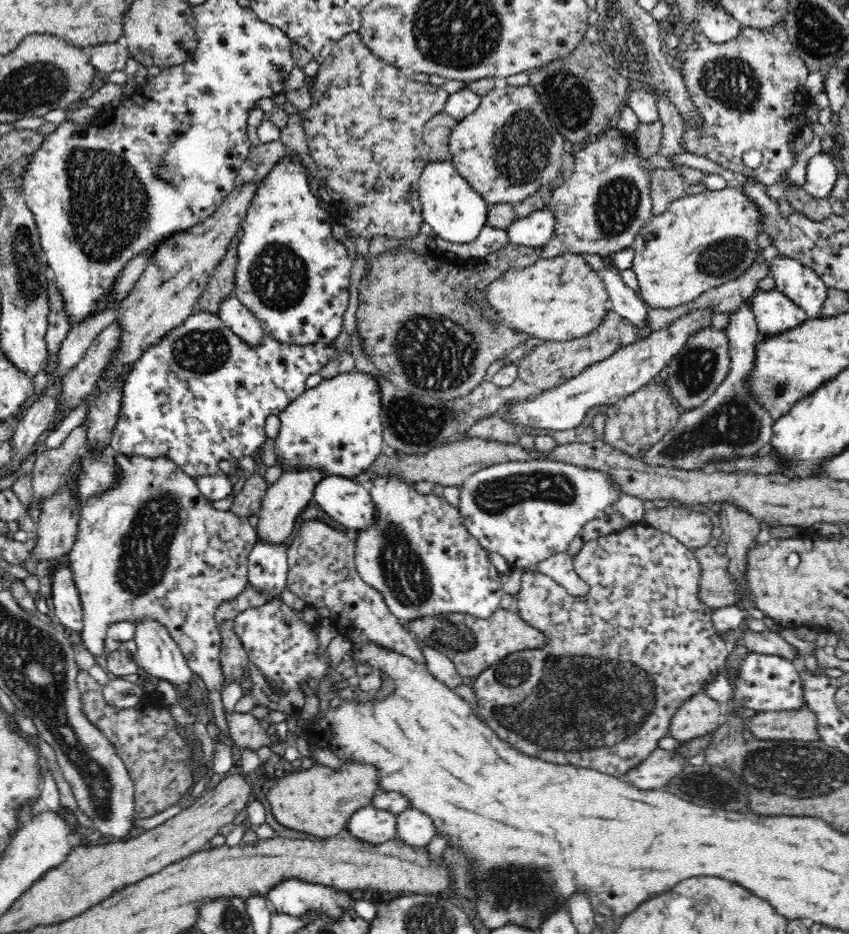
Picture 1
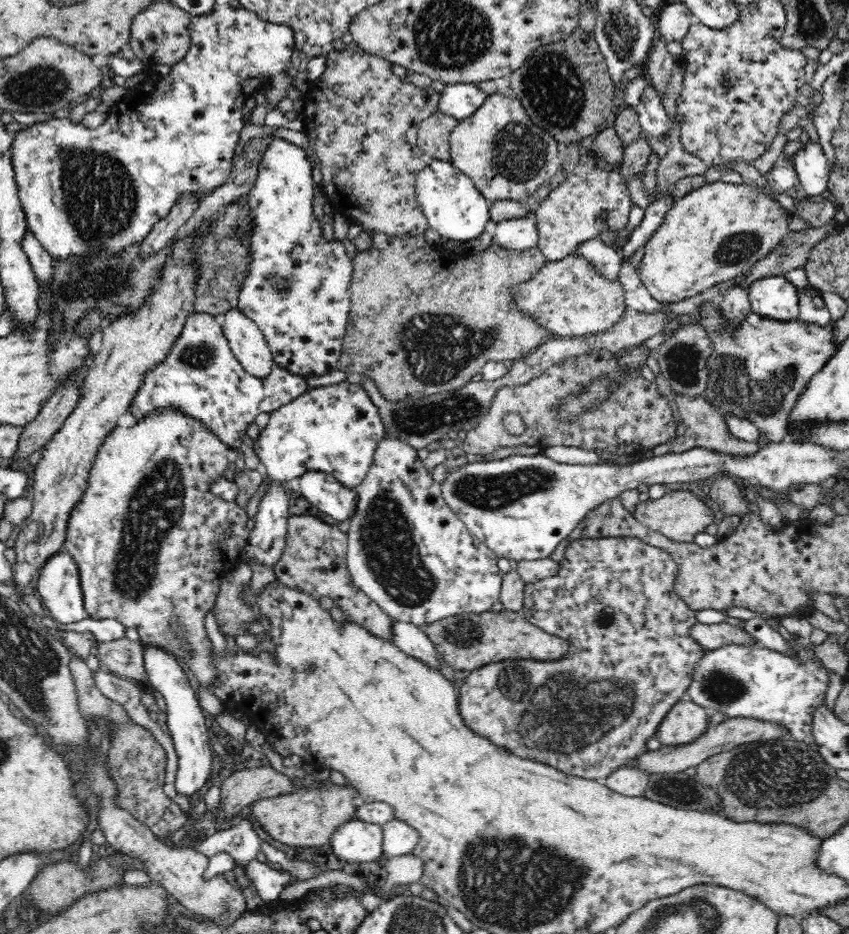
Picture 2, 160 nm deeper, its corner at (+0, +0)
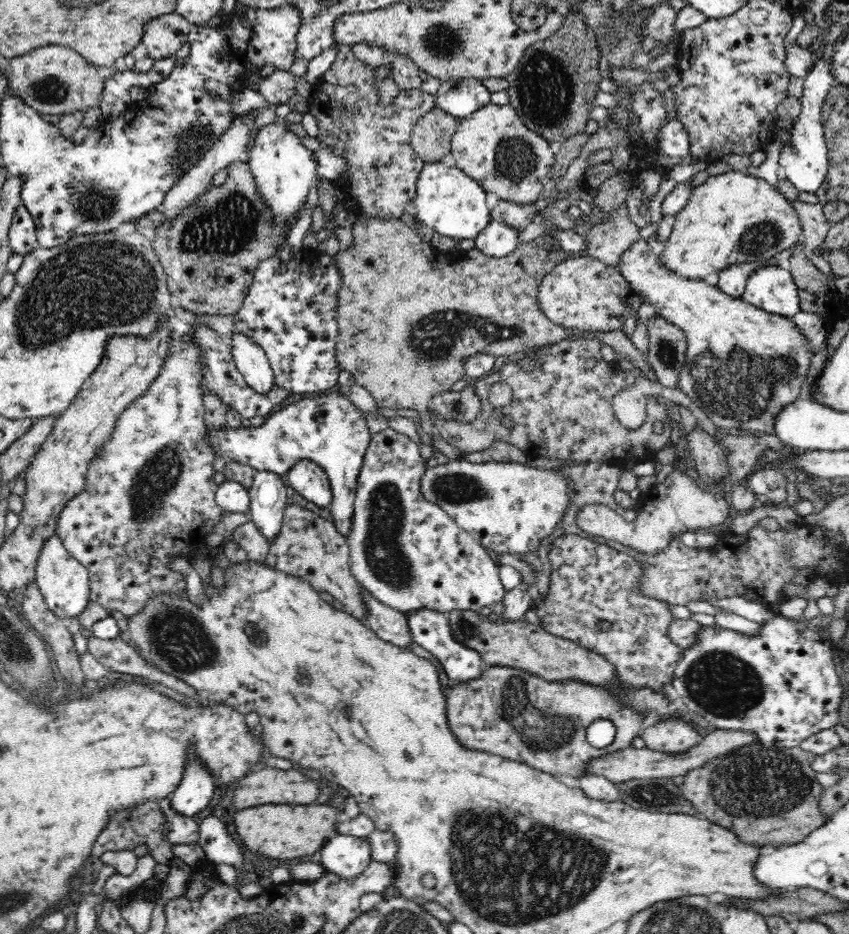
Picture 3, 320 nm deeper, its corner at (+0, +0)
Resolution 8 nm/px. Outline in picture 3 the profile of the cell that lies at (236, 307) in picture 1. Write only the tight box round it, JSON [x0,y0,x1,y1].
[231,332,275,394]

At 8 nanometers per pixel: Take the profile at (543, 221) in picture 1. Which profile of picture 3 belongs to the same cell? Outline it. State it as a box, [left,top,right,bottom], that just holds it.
[474,220,520,258]

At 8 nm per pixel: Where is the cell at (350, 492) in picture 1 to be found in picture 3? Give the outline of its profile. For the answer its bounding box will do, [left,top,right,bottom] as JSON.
[287,460,332,508]

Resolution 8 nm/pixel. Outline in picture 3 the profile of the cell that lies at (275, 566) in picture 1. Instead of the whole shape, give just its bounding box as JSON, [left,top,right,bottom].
[249,471,288,542]

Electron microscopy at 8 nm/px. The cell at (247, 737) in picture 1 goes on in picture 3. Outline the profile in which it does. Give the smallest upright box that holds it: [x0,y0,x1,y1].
[87,633,197,697]

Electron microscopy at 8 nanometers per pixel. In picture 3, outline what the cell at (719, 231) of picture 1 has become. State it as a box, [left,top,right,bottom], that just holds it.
[658,172,803,280]

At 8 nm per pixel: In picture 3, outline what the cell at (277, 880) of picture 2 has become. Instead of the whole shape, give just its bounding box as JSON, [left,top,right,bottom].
[198,814,242,869]

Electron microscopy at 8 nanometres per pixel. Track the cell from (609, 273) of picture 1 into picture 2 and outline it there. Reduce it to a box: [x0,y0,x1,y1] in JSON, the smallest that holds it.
[576,239,622,279]

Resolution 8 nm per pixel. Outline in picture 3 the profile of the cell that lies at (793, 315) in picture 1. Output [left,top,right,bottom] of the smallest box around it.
[743,265,801,318]

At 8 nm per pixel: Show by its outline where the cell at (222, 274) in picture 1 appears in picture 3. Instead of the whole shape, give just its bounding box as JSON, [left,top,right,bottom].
[151,161,287,315]

